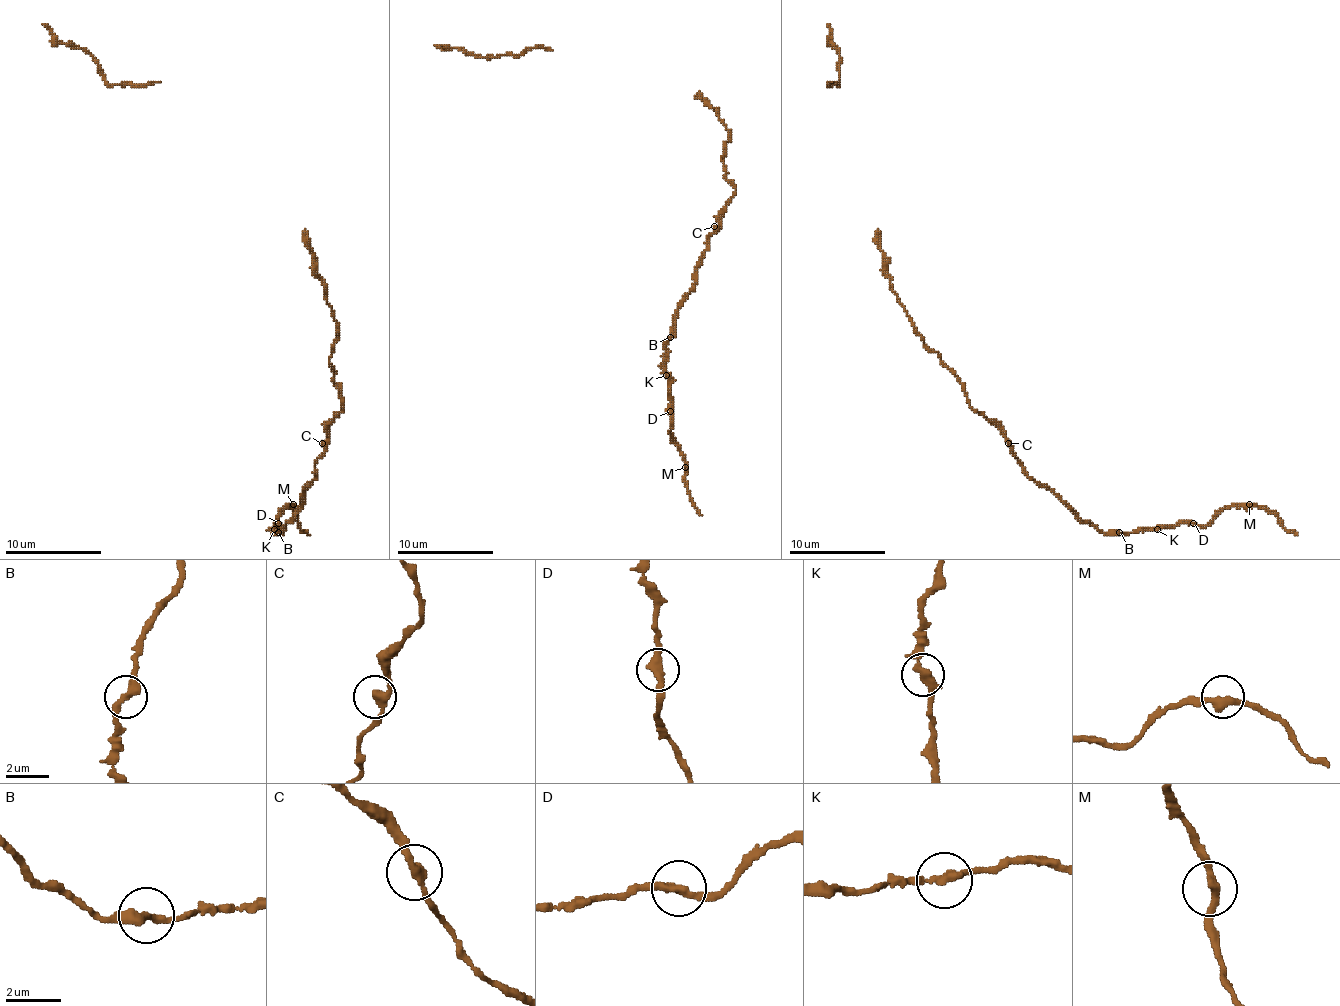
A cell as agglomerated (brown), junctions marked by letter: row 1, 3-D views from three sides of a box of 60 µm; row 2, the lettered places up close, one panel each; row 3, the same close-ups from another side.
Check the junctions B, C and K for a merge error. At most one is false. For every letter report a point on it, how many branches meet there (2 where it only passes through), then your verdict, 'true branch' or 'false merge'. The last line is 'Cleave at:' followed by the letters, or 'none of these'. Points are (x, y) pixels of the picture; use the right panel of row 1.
B: at (1119, 532); 2 branches meet; true branch
C: at (1008, 443); 2 branches meet; true branch
K: at (1157, 529); 2 branches meet; true branch
Cleave at: none of these

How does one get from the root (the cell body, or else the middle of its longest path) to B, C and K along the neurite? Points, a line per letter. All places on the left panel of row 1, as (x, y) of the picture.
B: (331, 352), (329, 364), (343, 407), (329, 426), (329, 441), (315, 463), (303, 508), (278, 532)
C: (331, 352), (329, 364), (343, 407), (322, 443)
K: (331, 352), (329, 364), (343, 407), (329, 426), (329, 441), (315, 463), (303, 508), (281, 532), (274, 530)

